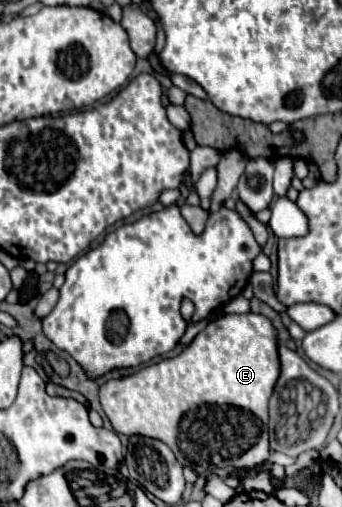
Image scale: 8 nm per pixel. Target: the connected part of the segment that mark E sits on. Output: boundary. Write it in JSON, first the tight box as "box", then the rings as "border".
{"box":[98,311,280,475],"border":[[[252,311],[242,315],[224,313],[216,321],[210,321],[180,355],[142,367],[132,375],[106,381],[98,393],[100,405],[116,433],[144,433],[146,437],[164,441],[174,451],[178,463],[194,469],[198,475],[228,465],[236,469],[262,465],[270,455],[268,399],[280,373],[276,343],[276,331],[264,315]]]}

